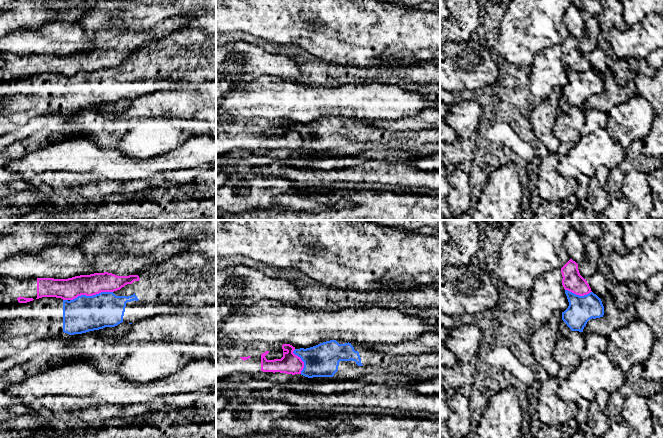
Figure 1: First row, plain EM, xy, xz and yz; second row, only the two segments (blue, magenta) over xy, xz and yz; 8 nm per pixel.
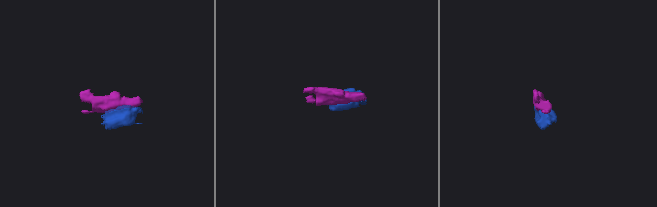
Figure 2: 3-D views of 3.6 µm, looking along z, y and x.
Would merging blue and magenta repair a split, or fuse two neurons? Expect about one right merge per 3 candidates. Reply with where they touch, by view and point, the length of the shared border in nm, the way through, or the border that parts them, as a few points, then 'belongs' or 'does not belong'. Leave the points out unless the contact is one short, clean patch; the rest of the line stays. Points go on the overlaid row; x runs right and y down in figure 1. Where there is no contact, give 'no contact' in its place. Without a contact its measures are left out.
xy (91, 296) | 360 nm | along xy (112, 291), (101, 291), (92, 295), (78, 295), (70, 300) | does not belong

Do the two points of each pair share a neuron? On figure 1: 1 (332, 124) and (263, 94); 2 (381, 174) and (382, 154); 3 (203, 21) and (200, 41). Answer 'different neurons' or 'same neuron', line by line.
1: different neurons
2: different neurons
3: different neurons

